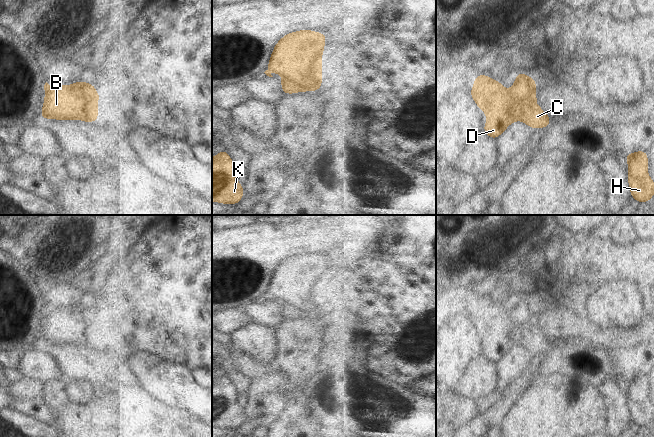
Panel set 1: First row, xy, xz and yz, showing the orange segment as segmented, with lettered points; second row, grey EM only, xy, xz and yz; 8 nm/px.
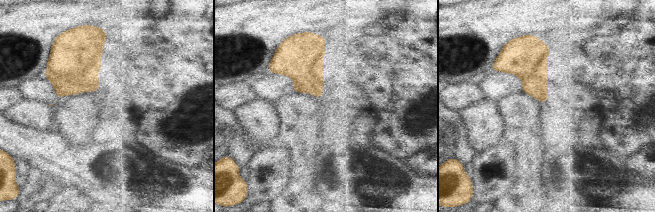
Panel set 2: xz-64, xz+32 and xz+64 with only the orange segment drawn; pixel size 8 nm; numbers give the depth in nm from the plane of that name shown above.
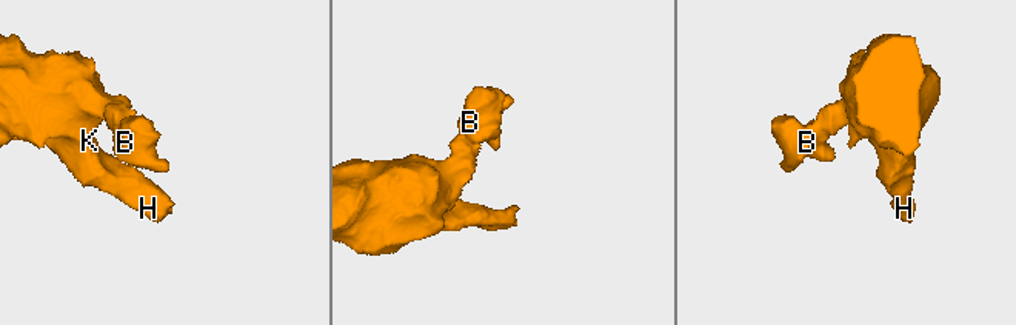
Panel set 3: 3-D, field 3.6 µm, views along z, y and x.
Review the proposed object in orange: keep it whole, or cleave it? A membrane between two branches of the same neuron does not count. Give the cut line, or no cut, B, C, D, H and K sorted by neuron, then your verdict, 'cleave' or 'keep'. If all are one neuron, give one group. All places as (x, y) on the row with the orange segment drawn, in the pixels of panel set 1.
xz (320, 57), (313, 60), (308, 72), (296, 80), (284, 77) | B D / C H K | cleave

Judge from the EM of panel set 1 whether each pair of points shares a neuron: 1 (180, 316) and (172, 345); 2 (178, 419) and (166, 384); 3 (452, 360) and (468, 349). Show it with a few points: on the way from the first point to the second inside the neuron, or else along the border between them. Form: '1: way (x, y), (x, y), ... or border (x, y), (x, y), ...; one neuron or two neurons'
1: way (180, 323), (180, 333), (176, 338); one neuron
2: border (153, 396), (173, 406), (188, 410), (196, 416); two neurons
3: way (456, 356), (464, 349); one neuron

